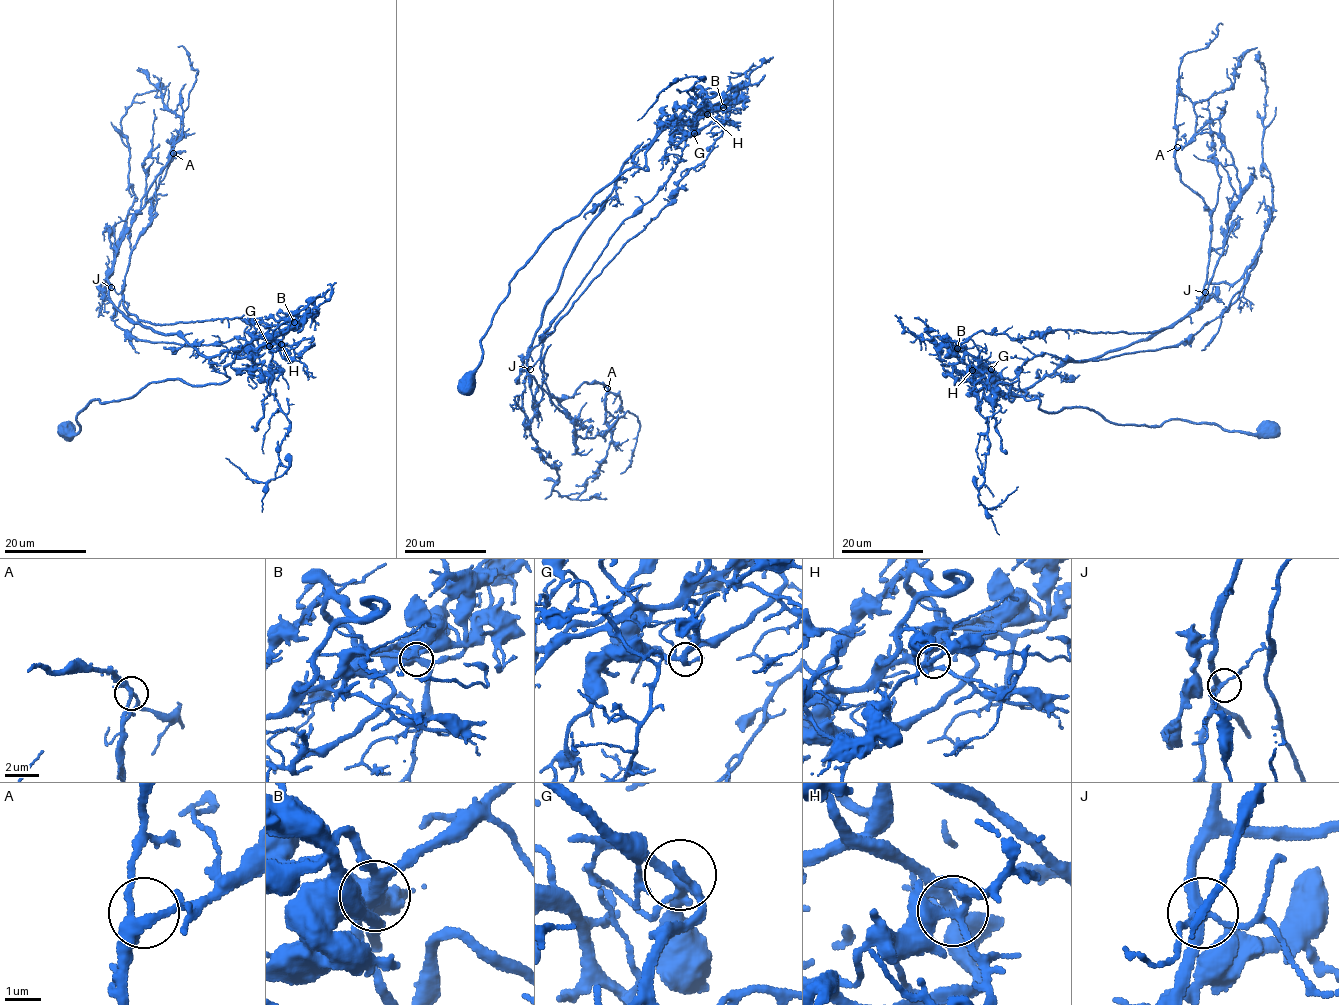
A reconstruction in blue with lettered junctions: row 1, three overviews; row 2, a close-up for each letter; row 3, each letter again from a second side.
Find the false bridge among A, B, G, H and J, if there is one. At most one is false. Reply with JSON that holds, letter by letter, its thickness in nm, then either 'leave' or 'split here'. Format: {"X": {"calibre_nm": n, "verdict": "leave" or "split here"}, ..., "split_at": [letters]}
{"A": {"calibre_nm": 240, "verdict": "leave"}, "B": {"calibre_nm": 400, "verdict": "leave"}, "G": {"calibre_nm": 280, "verdict": "leave"}, "H": {"calibre_nm": 280, "verdict": "leave"}, "J": {"calibre_nm": 280, "verdict": "leave"}, "split_at": []}

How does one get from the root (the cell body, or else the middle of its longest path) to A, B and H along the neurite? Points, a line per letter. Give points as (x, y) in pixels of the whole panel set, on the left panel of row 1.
A: (66, 430), (95, 398), (229, 378), (233, 349), (206, 358), (108, 297), (115, 249), (173, 153)
B: (66, 430), (79, 431), (79, 412), (95, 398), (123, 399), (167, 378), (225, 383), (225, 367), (294, 322)
H: (66, 430), (79, 431), (90, 400), (123, 399), (167, 378), (223, 383), (234, 359), (281, 344)

